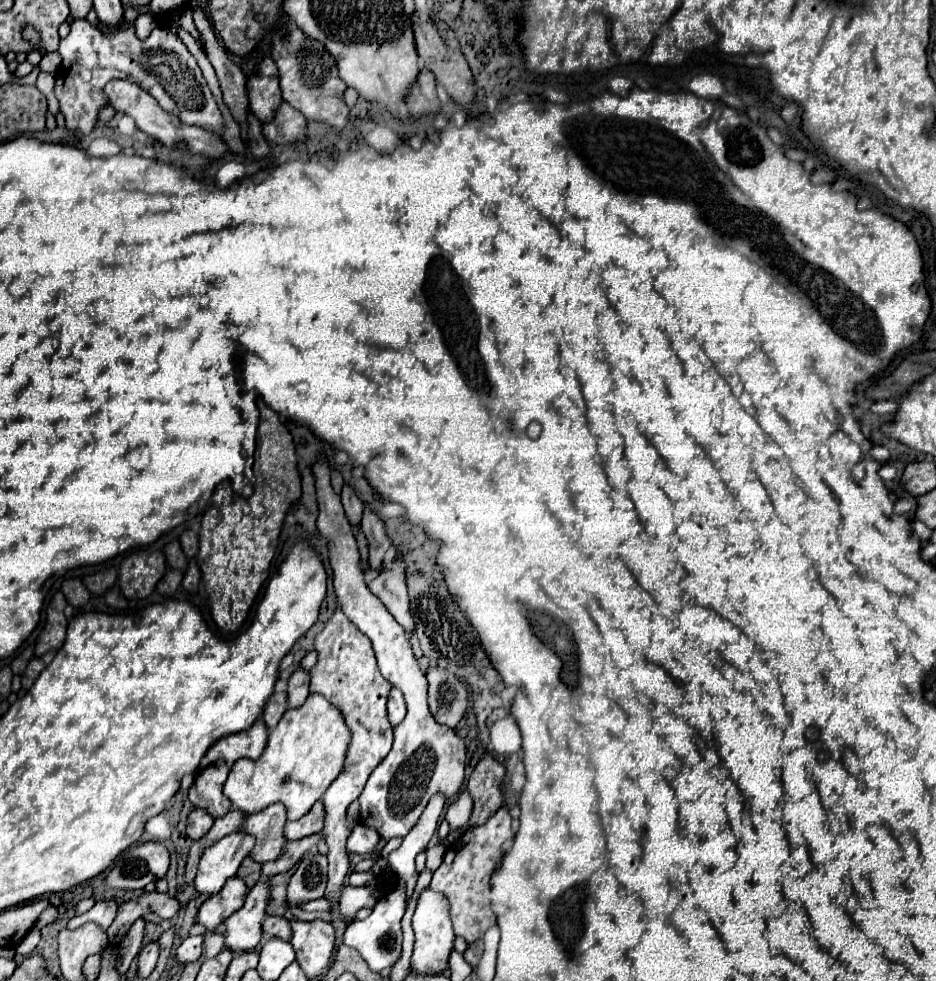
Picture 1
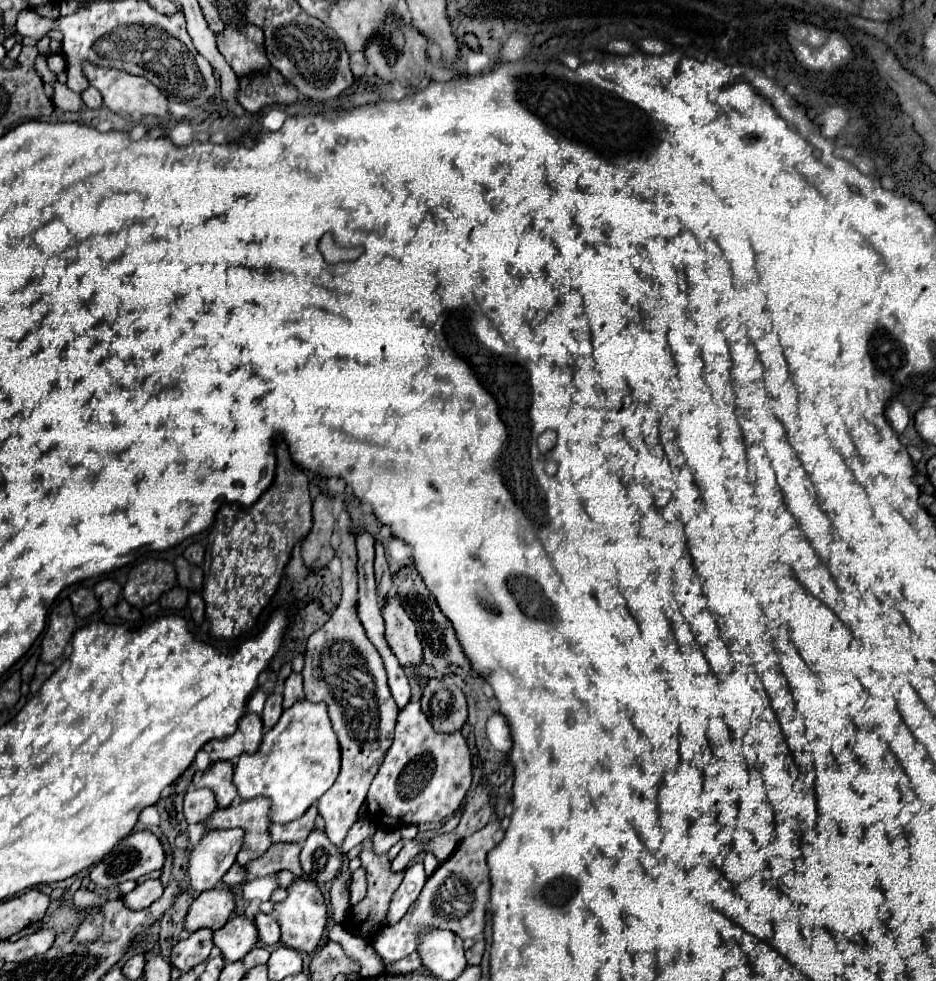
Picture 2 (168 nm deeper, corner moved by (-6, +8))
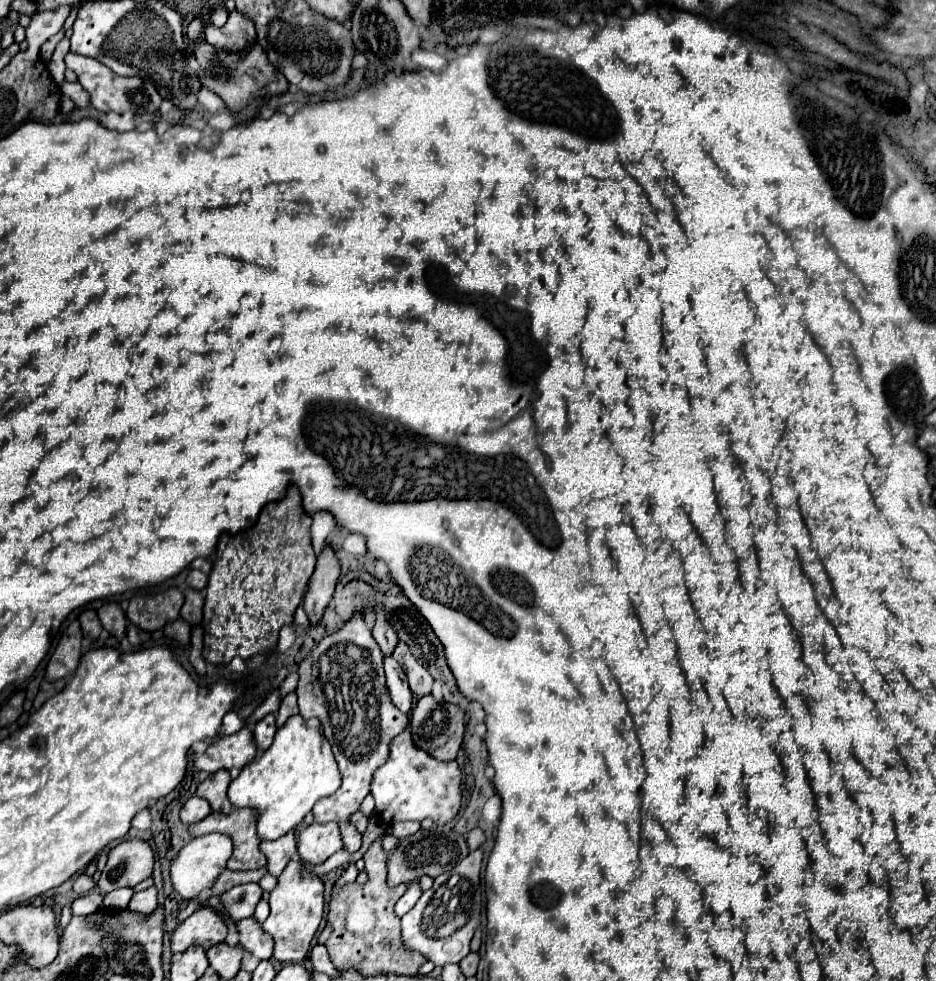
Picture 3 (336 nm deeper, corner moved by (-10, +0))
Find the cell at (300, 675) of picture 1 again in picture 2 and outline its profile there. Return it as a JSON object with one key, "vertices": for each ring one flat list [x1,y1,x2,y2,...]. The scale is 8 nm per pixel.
{"vertices":[[290,674,286,680,286,688,284,688,284,702,282,708,290,708,294,702,304,700,304,692,302,692,302,676,300,674]]}

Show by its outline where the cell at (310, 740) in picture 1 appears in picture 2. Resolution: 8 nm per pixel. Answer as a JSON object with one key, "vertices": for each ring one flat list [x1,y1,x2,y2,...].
{"vertices":[[300,700,288,710,284,710,278,724,264,734,258,752,242,754,238,758,234,768,234,786,238,788,238,796,242,800,252,800,256,796,270,798,272,800,270,822,286,824,302,816,336,782,338,772,340,772,340,748,338,748,338,738,330,728,326,704,310,704,308,700]]}

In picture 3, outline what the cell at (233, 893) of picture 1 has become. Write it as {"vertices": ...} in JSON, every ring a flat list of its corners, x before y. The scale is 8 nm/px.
{"vertices":[[210,906,196,910,190,918,186,918,172,934,172,952,184,952,190,946,210,948,226,940,226,922,224,918]]}

